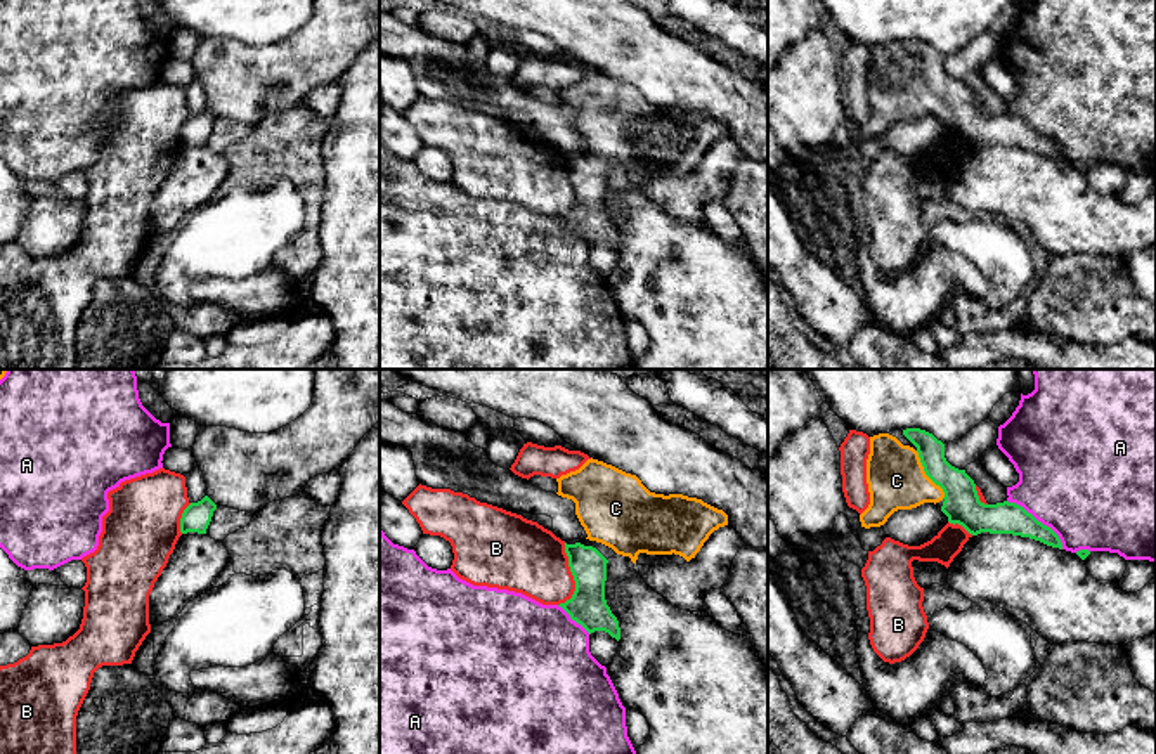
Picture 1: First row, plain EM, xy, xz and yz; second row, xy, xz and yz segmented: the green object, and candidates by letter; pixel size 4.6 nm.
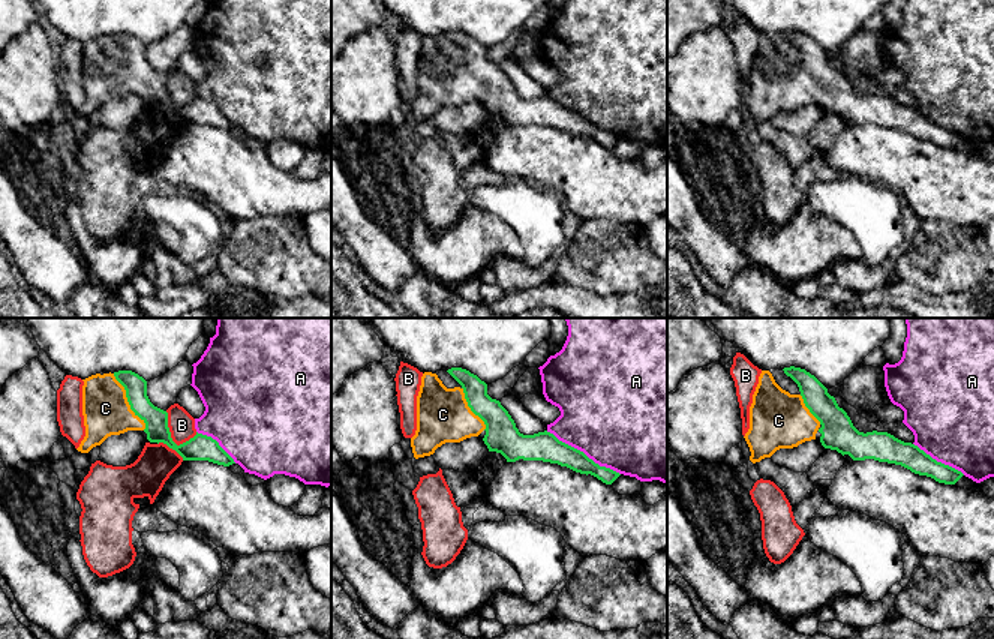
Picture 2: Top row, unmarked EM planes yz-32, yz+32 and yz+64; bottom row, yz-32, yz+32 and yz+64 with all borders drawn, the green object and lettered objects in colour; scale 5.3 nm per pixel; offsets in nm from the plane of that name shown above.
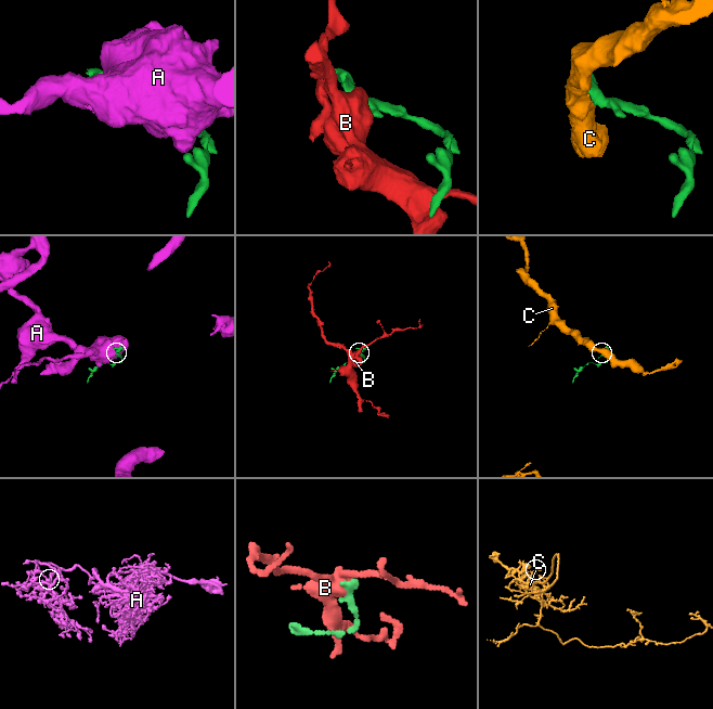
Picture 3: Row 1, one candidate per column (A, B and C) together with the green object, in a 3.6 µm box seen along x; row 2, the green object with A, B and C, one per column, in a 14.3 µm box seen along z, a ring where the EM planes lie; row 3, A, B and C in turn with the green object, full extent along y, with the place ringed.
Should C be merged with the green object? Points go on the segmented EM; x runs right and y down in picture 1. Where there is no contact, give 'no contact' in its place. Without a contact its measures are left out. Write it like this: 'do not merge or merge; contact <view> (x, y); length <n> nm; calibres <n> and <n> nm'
merge; contact yz (928, 475); length 260 nm; calibres 170 and 280 nm

